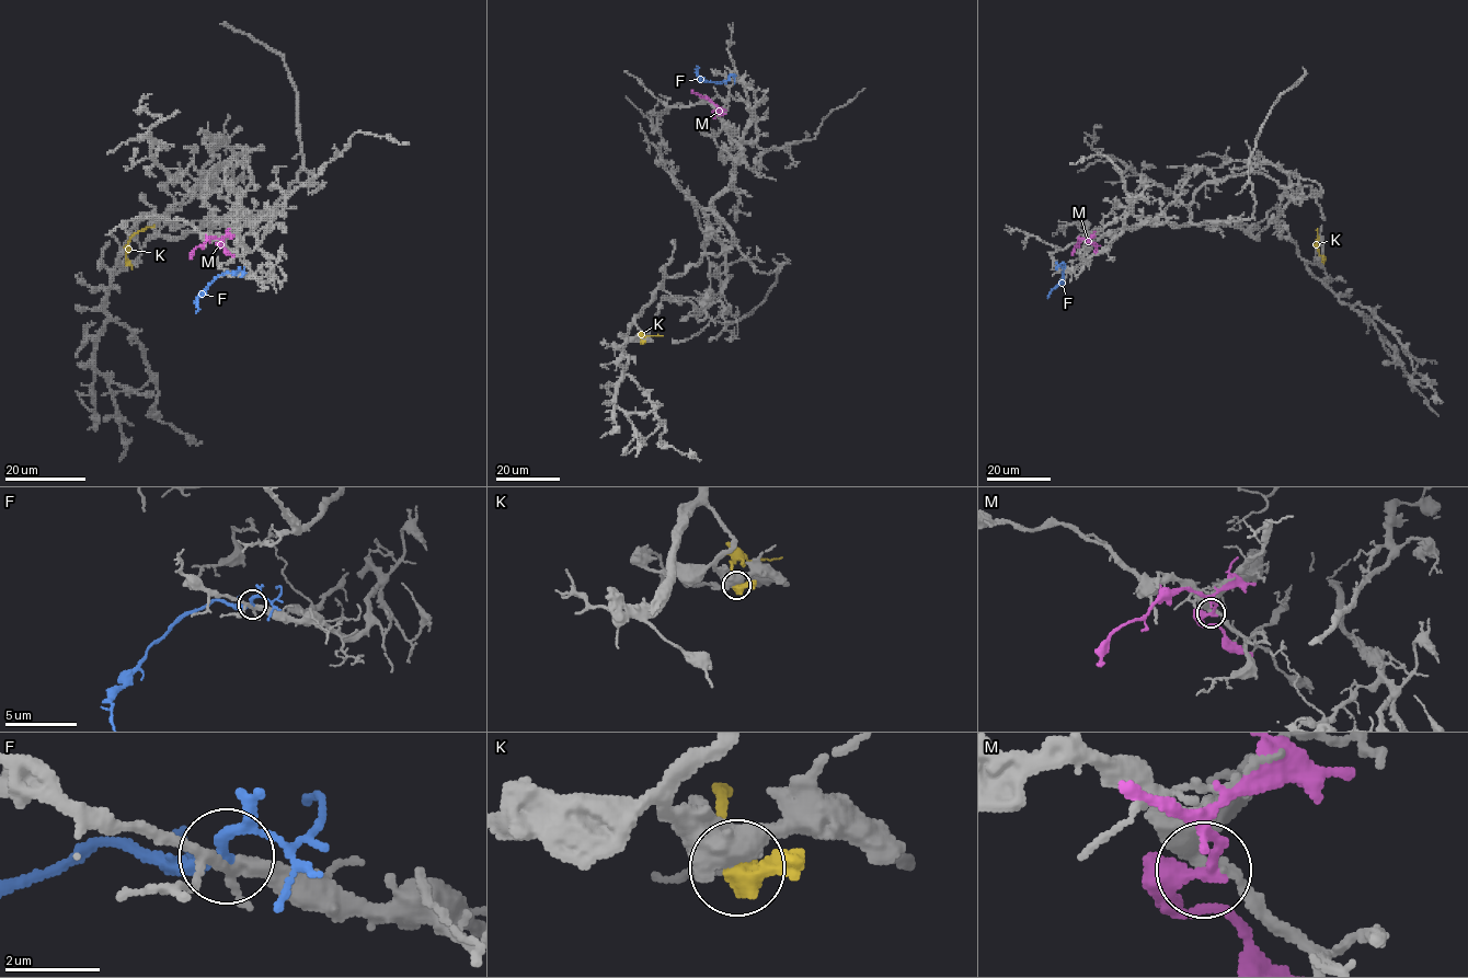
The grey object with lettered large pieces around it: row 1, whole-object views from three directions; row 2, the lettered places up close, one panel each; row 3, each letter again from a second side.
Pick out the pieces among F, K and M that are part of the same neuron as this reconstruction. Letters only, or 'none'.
F

